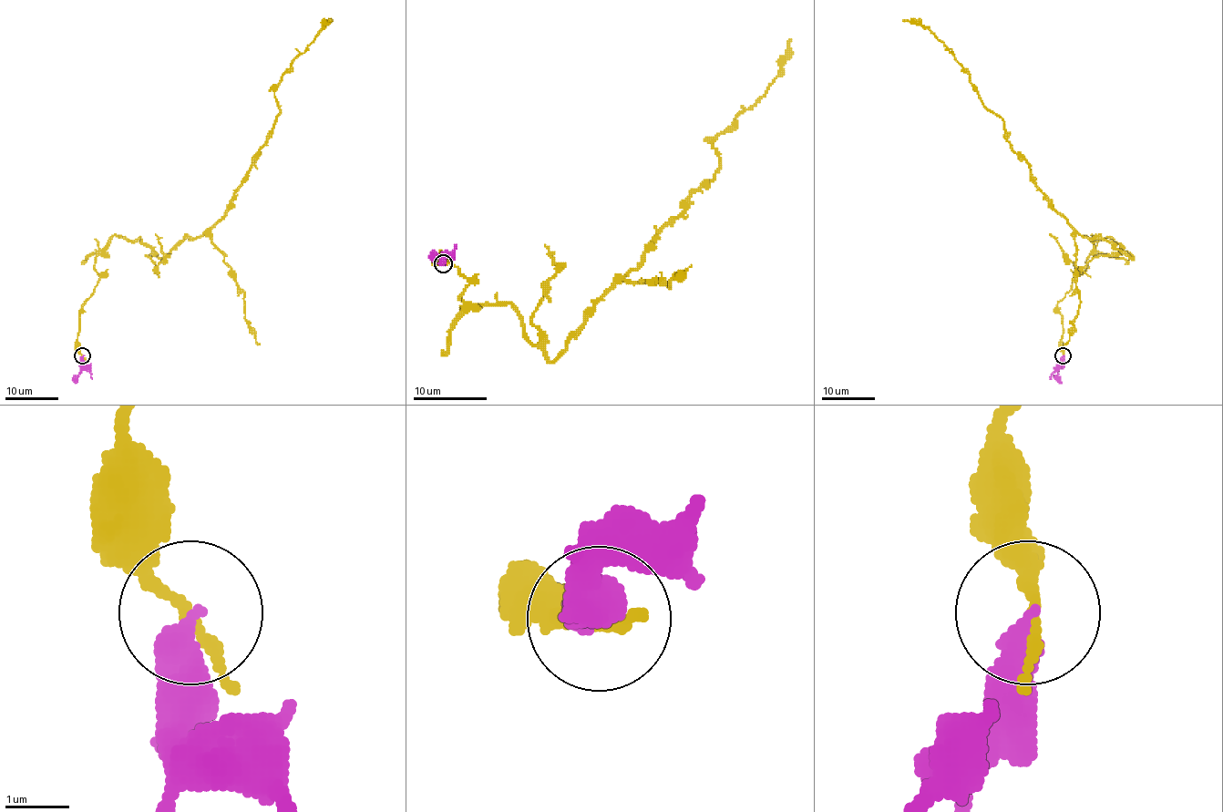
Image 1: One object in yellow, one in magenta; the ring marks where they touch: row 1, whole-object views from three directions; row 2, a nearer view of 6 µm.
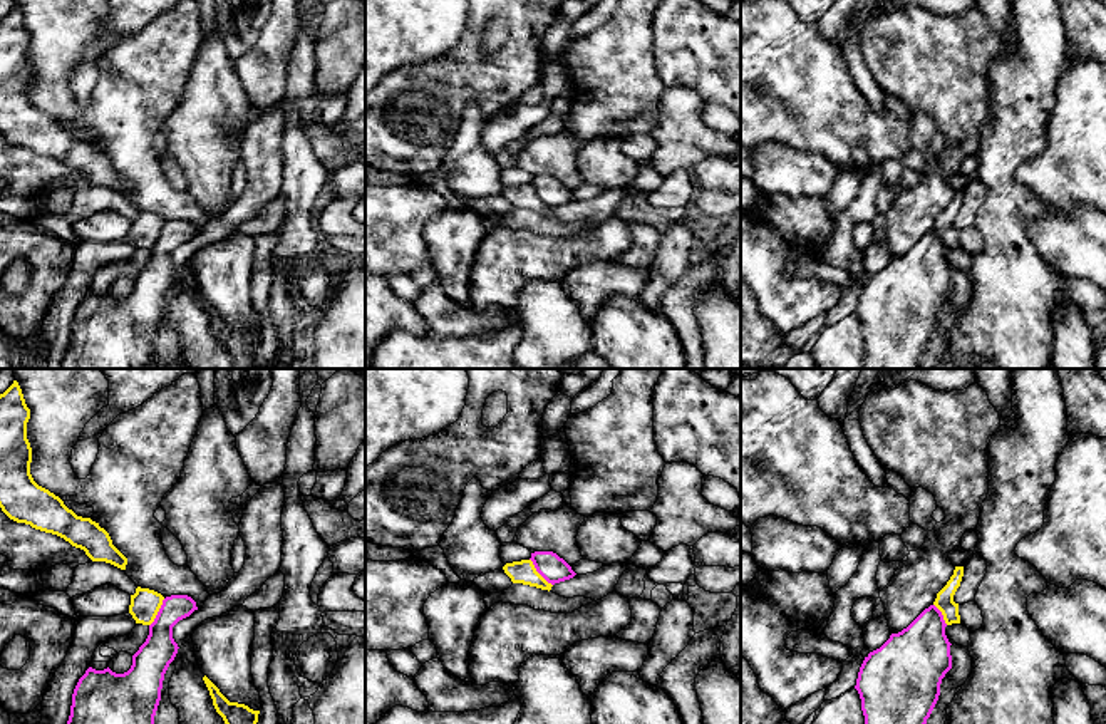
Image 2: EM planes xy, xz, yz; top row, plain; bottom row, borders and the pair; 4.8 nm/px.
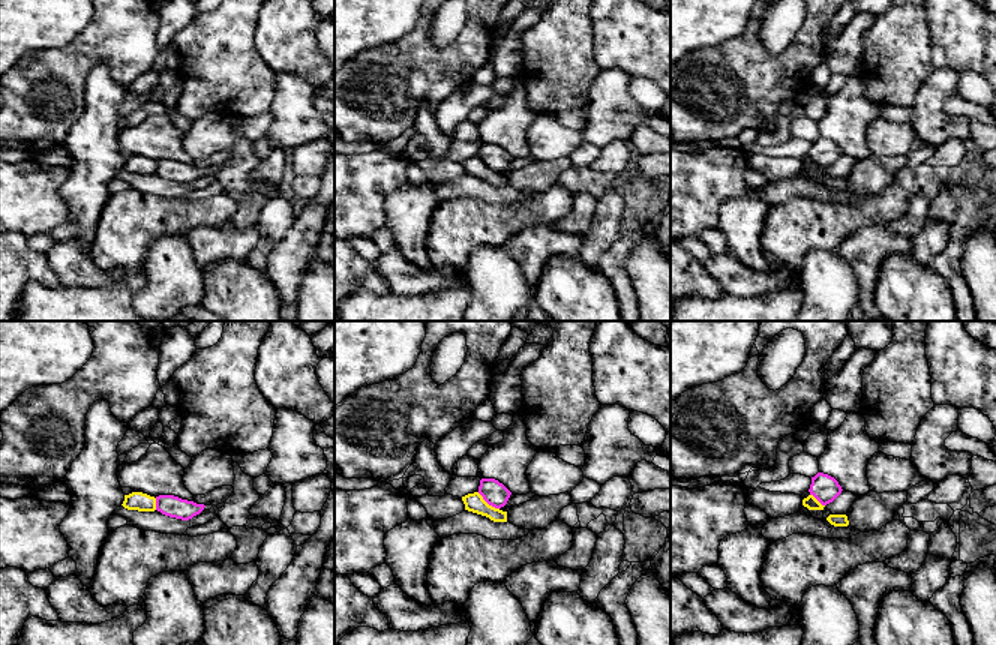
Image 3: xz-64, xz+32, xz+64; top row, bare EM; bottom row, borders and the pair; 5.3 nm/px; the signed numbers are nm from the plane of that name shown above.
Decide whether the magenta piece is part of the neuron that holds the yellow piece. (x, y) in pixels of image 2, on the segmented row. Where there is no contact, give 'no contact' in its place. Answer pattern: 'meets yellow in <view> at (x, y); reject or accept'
meets yellow in xz at (537, 572); reject

